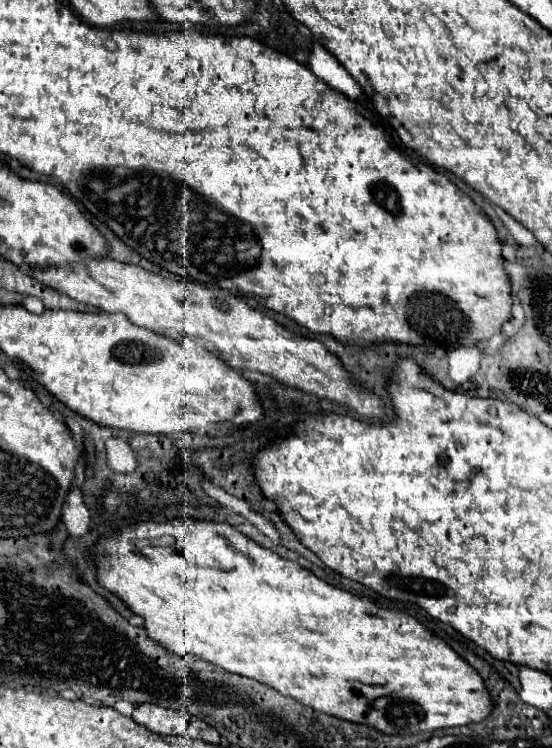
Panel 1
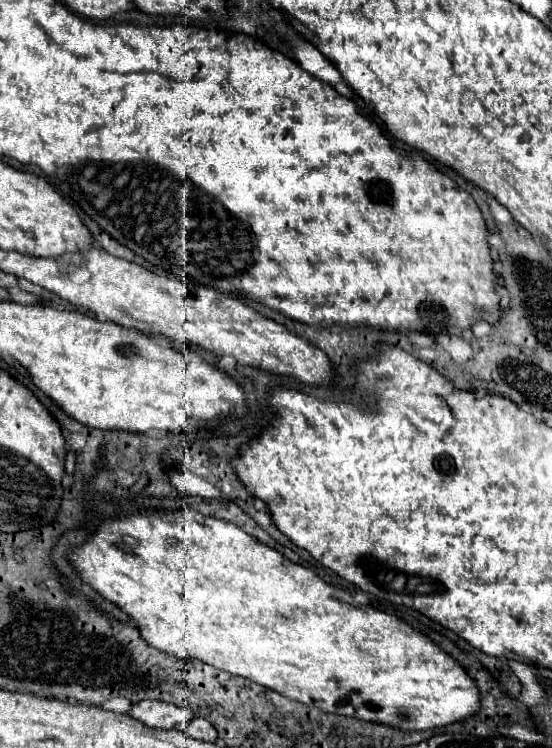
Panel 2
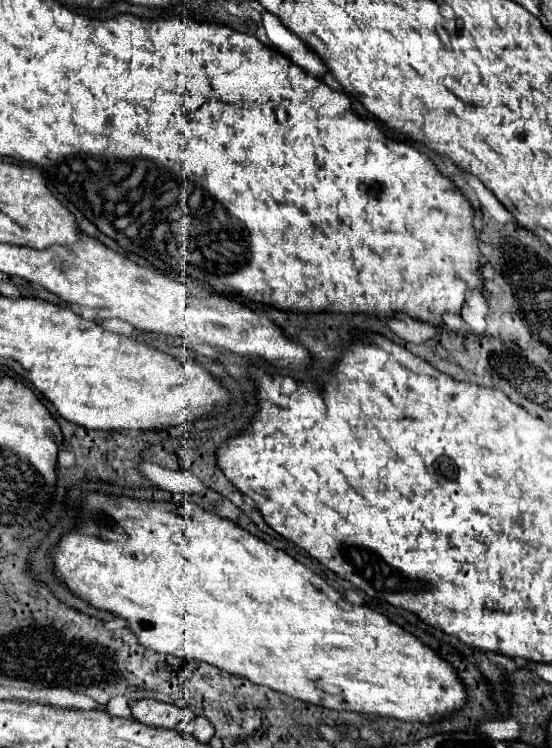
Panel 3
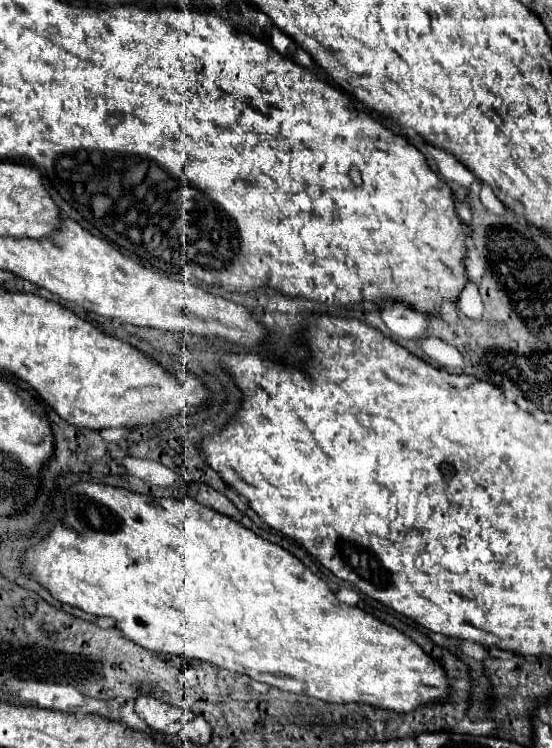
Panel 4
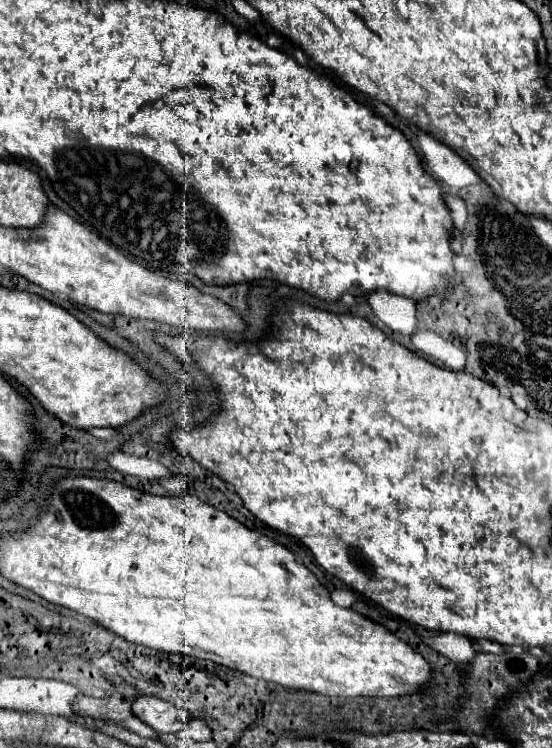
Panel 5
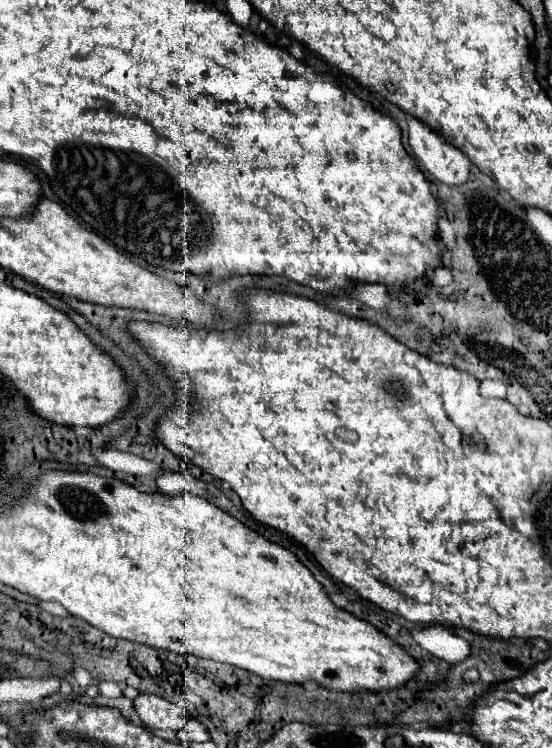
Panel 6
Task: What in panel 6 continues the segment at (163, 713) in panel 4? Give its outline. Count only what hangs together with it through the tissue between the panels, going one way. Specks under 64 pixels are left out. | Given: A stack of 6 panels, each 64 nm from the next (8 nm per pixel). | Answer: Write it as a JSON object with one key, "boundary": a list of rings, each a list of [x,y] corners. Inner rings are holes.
{"boundary":[[[140,694],[134,698],[134,708],[142,720],[142,724],[150,730],[182,730],[188,716],[186,712],[176,706],[174,702],[168,702],[154,694]]]}

